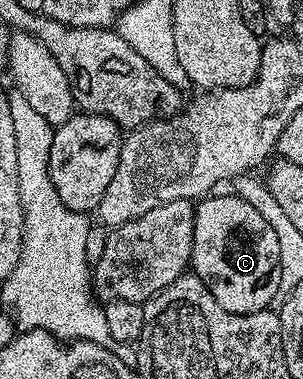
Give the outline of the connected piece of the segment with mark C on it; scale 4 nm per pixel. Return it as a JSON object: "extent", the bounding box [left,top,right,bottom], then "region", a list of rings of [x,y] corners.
{"extent":[191,193,280,315],"region":[[[220,193],[201,198],[192,212],[191,270],[208,286],[214,301],[218,301],[218,305],[222,305],[222,309],[230,313],[245,315],[271,308],[272,298],[278,295],[280,285],[278,237],[274,229],[270,229],[270,221],[266,221],[266,217],[262,217],[262,213],[258,213],[254,205],[231,193],[216,194]]]}

